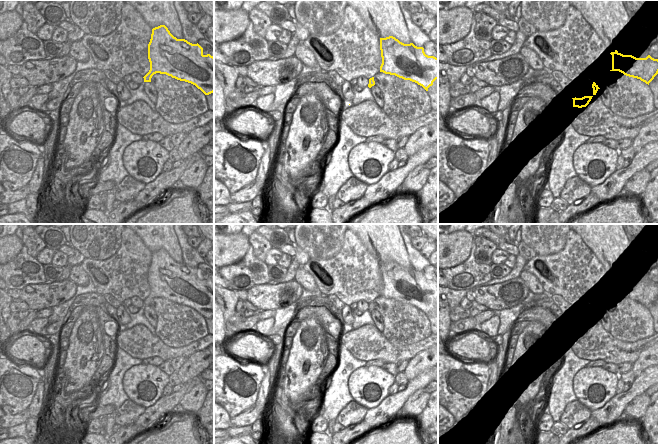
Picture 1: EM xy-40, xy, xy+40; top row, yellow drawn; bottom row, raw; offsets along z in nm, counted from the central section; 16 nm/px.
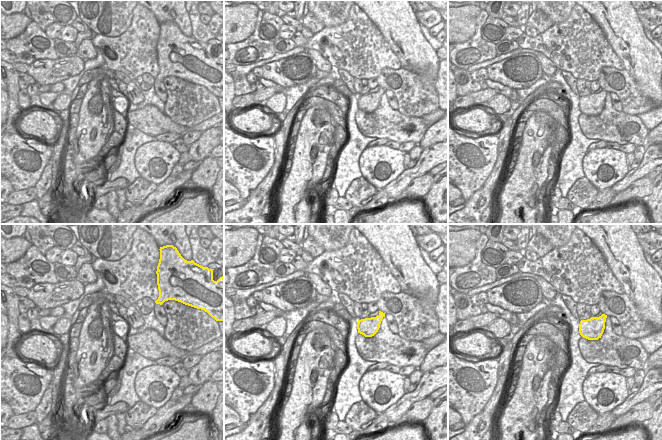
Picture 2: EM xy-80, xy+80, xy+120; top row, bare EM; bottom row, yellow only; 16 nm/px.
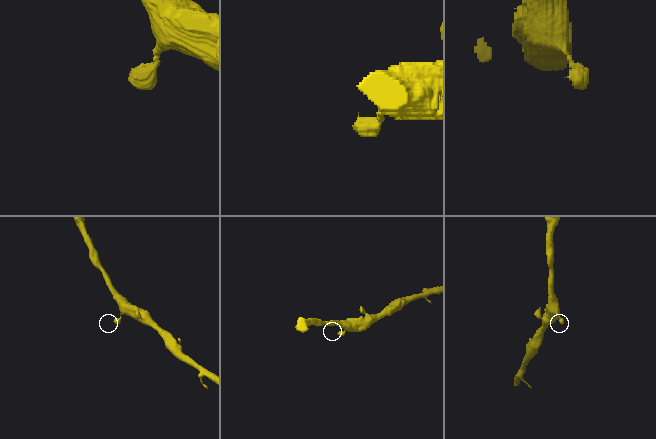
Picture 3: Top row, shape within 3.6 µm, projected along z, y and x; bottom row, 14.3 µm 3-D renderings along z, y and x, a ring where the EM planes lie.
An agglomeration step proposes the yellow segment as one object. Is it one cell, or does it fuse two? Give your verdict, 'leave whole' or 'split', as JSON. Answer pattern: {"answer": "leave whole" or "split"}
{"answer": "leave whole"}

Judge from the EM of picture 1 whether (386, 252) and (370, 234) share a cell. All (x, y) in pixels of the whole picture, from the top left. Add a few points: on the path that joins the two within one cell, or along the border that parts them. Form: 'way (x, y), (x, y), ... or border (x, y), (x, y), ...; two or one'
way (384, 248), (374, 238); one

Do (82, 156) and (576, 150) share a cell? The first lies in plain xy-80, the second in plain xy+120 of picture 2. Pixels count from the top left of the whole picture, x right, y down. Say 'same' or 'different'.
different

